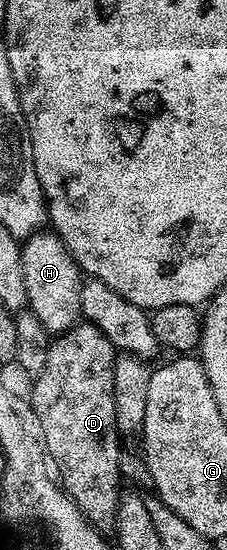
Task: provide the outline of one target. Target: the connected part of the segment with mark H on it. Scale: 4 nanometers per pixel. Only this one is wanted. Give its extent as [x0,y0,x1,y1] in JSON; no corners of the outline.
[21,230,84,334]

